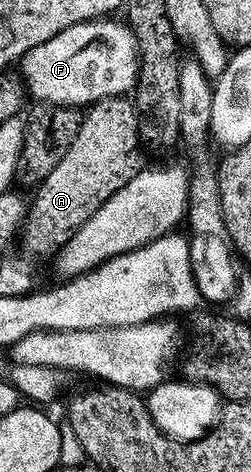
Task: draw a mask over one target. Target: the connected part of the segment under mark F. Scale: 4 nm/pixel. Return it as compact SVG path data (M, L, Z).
M117 18L84 20L82 24L67 26L67 30L59 30L55 38L47 38L47 42L22 56L19 76L26 93L40 103L70 106L92 106L108 96L132 93L141 62L136 34L129 24L113 19Z

